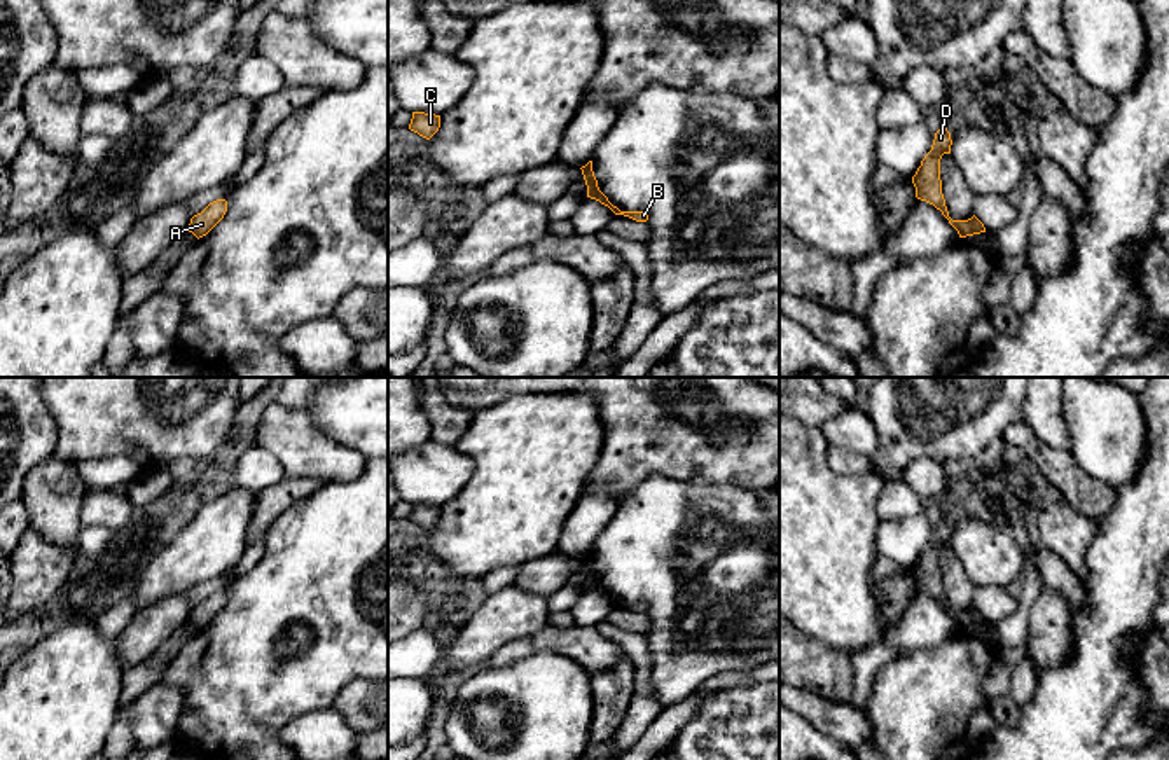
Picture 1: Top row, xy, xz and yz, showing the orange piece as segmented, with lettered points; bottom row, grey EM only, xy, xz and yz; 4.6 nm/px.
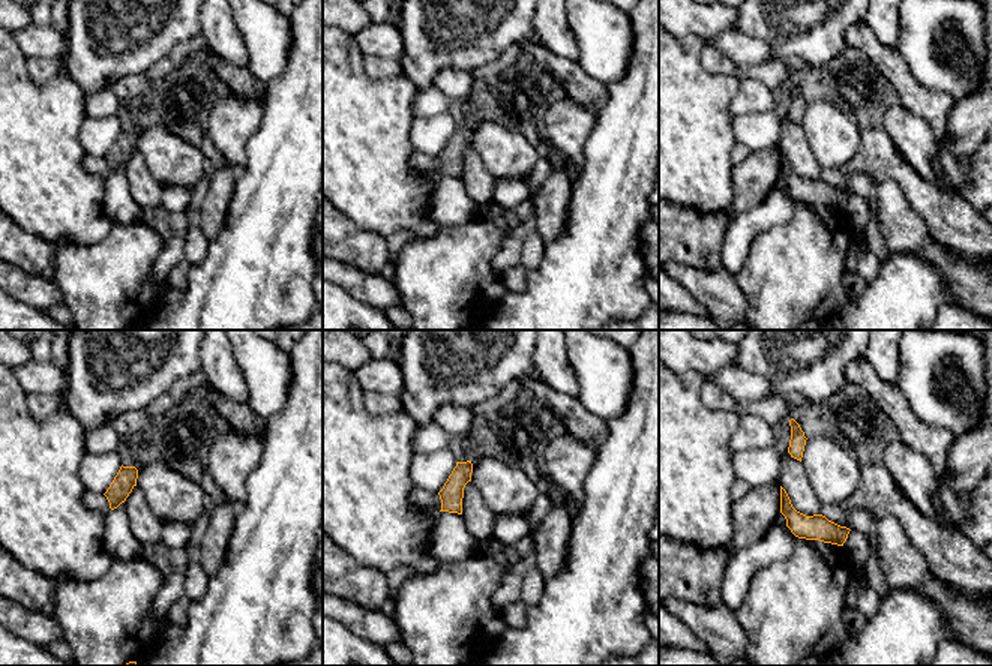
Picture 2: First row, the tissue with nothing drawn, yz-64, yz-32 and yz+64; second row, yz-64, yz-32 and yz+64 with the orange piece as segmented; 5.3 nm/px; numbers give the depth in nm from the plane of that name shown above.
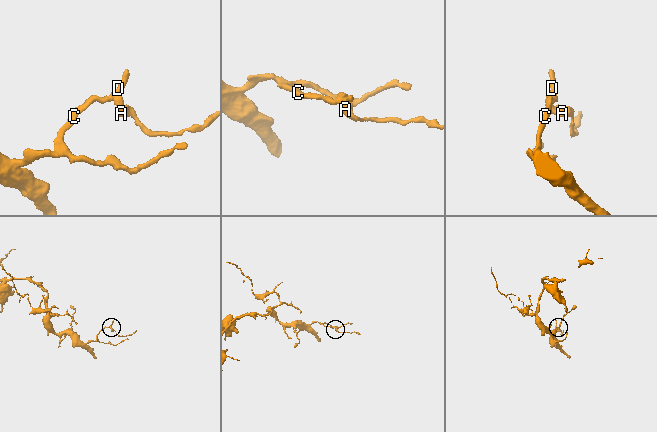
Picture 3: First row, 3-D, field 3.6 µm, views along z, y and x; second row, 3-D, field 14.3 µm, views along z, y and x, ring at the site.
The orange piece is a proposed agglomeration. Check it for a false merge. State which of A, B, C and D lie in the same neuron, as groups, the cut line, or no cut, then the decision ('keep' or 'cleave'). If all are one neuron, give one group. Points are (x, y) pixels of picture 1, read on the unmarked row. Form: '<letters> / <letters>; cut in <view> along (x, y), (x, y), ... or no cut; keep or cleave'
A B C D; no cut; keep

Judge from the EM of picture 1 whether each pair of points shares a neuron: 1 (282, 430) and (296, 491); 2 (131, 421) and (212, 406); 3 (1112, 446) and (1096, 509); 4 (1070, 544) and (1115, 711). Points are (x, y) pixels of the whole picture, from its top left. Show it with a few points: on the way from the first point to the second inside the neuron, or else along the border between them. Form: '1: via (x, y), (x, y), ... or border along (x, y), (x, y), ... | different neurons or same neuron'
1: border along (287, 476), (315, 477), (324, 483) | different neurons
2: via (151, 407), (193, 406) | same neuron
3: border along (1072, 455), (1087, 474), (1113, 490) | different neurons
4: border along (1092, 542), (1085, 559), (1087, 580), (1084, 584) | different neurons

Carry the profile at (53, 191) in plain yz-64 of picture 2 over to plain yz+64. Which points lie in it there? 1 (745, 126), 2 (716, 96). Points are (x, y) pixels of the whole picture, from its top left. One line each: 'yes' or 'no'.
1: no
2: yes

